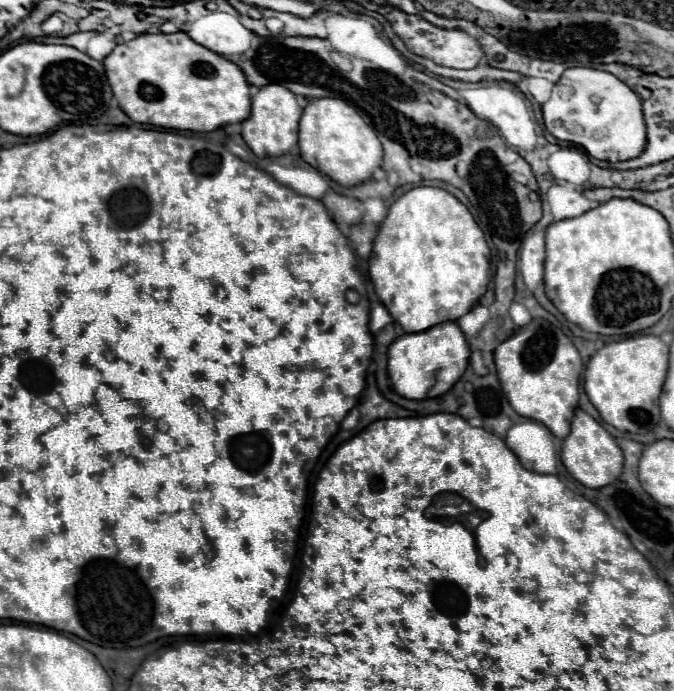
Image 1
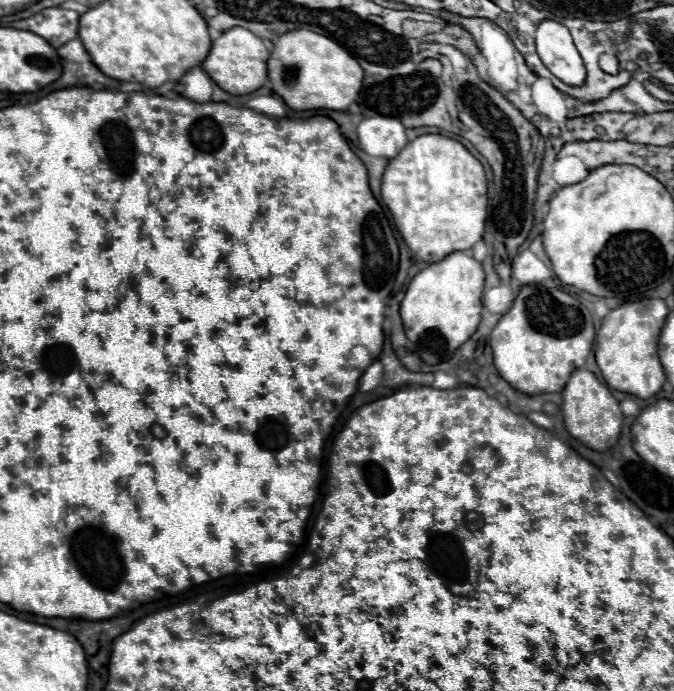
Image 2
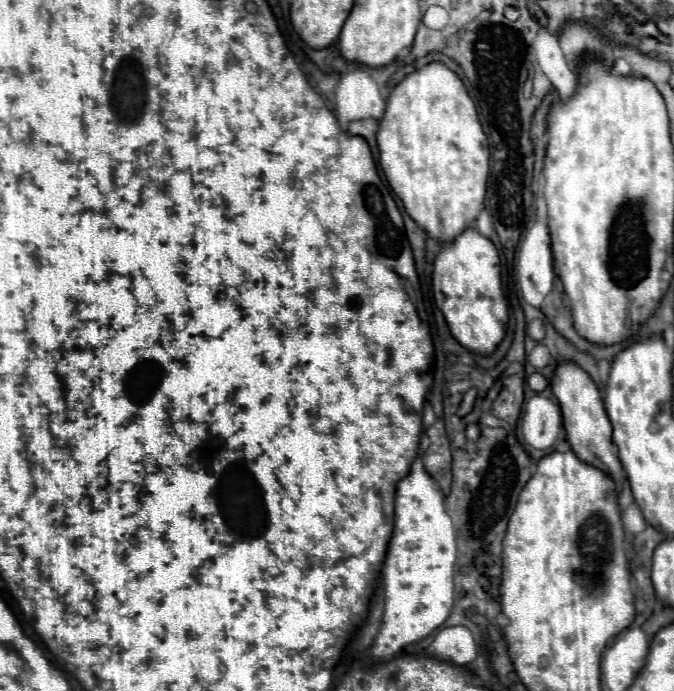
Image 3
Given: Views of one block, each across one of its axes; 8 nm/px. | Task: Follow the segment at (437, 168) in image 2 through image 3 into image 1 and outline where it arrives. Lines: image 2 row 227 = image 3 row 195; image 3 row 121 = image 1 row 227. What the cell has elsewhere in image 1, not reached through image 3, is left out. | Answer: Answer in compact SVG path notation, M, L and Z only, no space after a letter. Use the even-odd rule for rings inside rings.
M420 186L390 206L374 240L370 280L404 332L424 332L446 320L456 322L480 302L490 280L490 250L462 202L442 188Z

